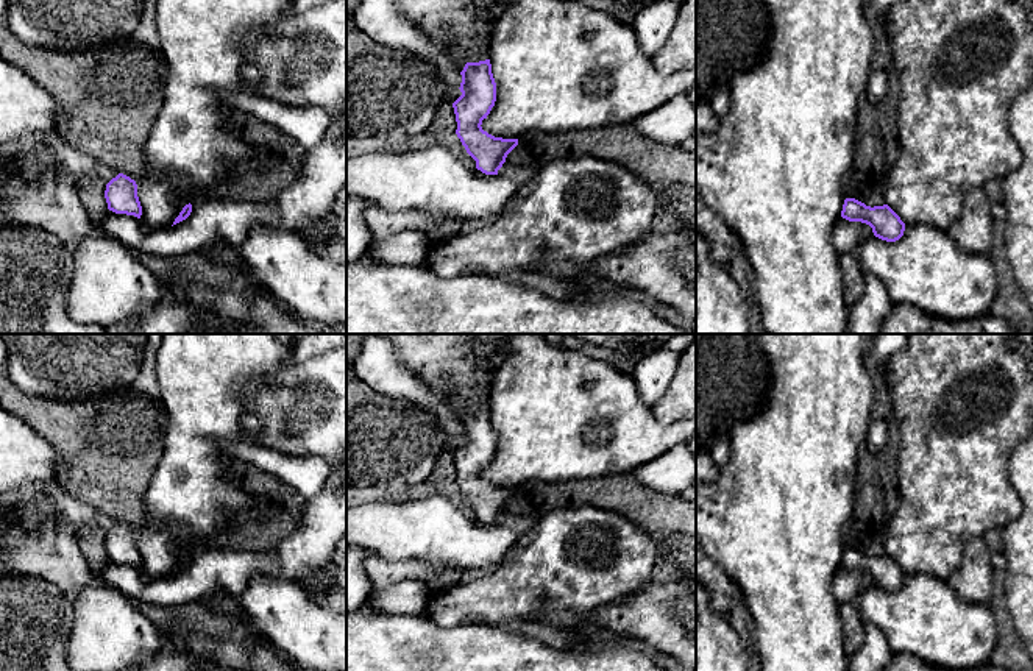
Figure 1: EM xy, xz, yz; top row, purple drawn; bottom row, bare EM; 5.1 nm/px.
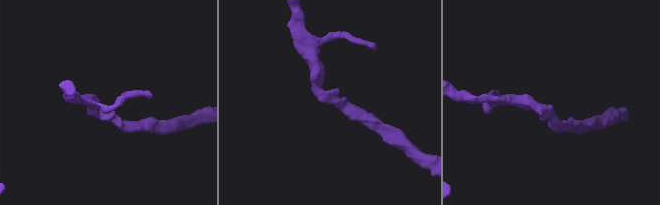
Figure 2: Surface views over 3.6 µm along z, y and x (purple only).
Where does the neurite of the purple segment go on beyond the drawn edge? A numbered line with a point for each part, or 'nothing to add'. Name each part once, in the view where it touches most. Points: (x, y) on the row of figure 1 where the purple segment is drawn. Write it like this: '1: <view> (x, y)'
nothing to add

